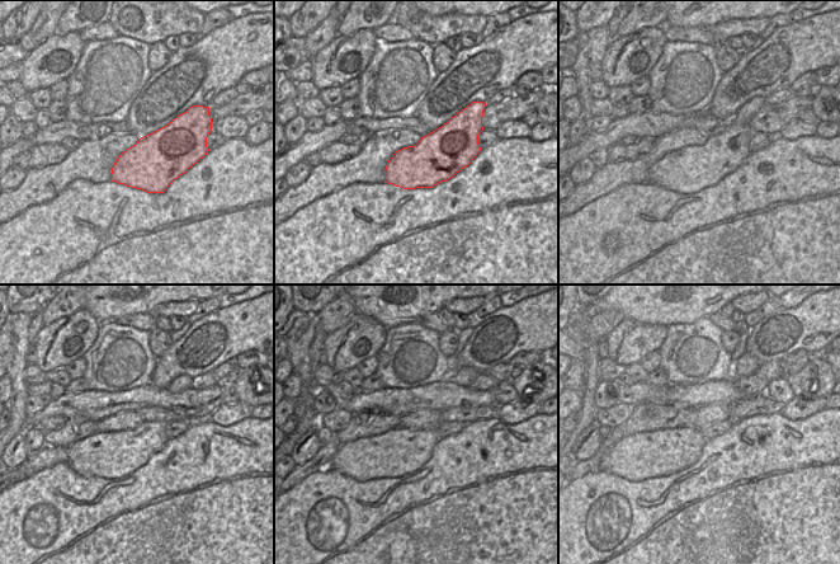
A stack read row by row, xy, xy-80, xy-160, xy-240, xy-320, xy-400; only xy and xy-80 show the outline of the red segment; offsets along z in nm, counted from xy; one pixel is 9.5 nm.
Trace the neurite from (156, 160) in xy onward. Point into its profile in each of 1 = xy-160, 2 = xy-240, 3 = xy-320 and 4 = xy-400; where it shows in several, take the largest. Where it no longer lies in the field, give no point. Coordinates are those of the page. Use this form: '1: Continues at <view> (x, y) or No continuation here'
1: Continues at xy-160 (690, 169)
2: Continues at xy-240 (113, 455)
3: Continues at xy-320 (399, 451)
4: Continues at xy-400 (643, 455).

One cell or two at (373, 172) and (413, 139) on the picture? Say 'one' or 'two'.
one

